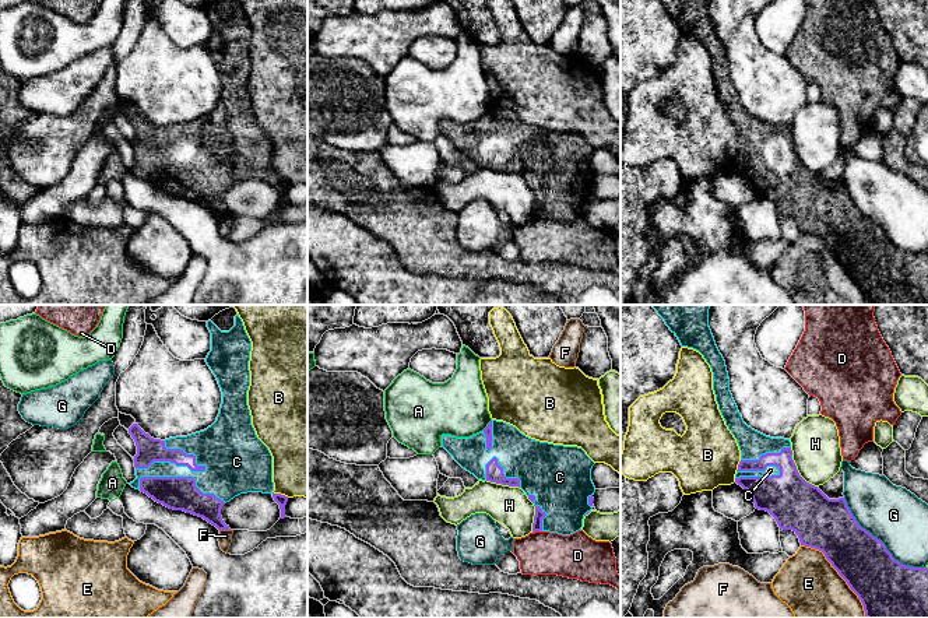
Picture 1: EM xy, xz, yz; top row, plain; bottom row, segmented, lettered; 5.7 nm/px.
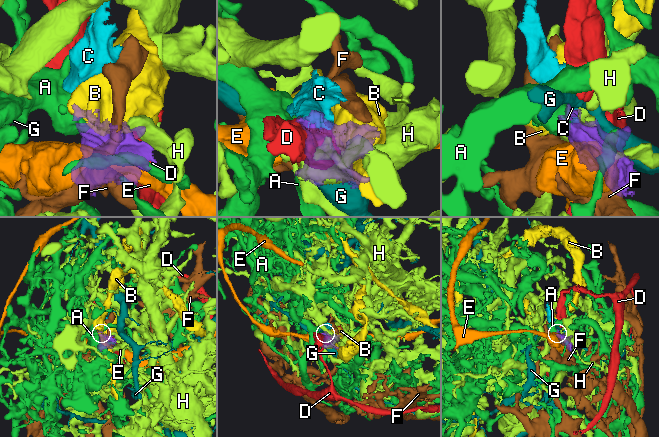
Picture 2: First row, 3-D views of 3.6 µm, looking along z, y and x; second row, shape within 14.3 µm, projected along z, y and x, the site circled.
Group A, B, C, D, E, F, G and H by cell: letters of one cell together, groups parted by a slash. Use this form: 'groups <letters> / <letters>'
groups A / B / C / D / E / F / G / H

